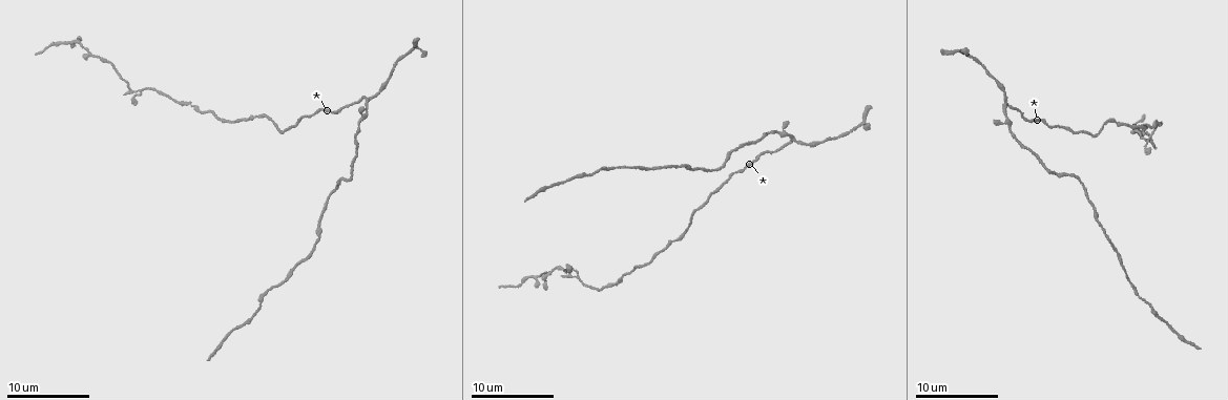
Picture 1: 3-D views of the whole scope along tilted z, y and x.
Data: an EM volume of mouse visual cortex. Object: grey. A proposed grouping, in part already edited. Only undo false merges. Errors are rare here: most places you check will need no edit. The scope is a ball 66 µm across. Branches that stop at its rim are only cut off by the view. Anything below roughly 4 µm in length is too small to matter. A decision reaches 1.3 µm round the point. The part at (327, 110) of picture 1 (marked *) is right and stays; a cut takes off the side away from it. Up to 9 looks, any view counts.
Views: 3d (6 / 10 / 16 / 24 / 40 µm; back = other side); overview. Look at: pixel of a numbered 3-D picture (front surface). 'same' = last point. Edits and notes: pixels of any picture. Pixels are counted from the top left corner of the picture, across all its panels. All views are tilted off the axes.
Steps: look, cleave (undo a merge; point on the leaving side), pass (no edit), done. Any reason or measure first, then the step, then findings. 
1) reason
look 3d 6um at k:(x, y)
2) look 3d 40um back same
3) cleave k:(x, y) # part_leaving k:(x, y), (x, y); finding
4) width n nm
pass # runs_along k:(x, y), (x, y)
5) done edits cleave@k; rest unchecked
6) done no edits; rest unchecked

three-way junction
look 3d 16um at 1:(1005, 108)

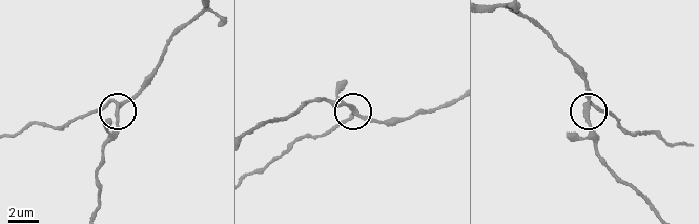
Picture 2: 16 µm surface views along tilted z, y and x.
width 240 nm
pass # runs_along 2:(45, 124), (63, 126), (108, 103), (120, 105), (145, 82); continuous, no second neuron

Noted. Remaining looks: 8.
thick turns thin
look 3d 10um at 1:(1053, 173)

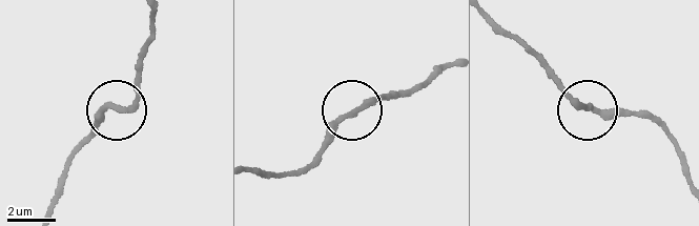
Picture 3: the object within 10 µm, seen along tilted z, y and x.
look 3d 6um at 3:(354, 110)

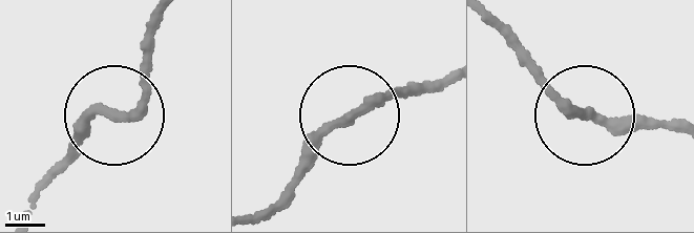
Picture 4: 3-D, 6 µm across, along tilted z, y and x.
pass # runs_along 4:(443, 73), (335, 121), (285, 190); all the same neuron

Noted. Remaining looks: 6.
three-way junction
look 3d 16um at 1:(82, 45)

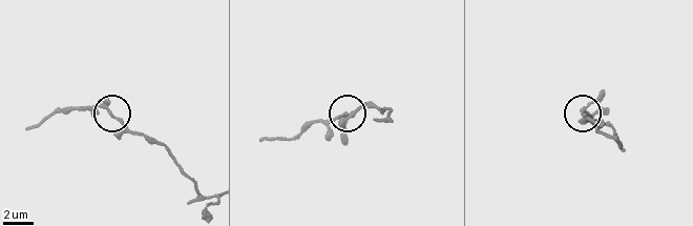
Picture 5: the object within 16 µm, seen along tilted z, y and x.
width 160 nm
pass # runs_along 5:(210, 196), (146, 137), (103, 109), (79, 107); all the same neuron

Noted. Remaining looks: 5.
thick turns thin
look 3d 16um at 1:(174, 100)

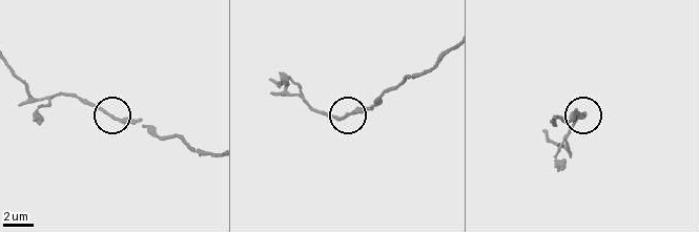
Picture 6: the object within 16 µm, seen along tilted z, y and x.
pass # runs_along 6:(212, 154), (198, 153), (142, 125), (124, 124), (84, 100); all the same neuron

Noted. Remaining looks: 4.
done no edits; rest unchecked

